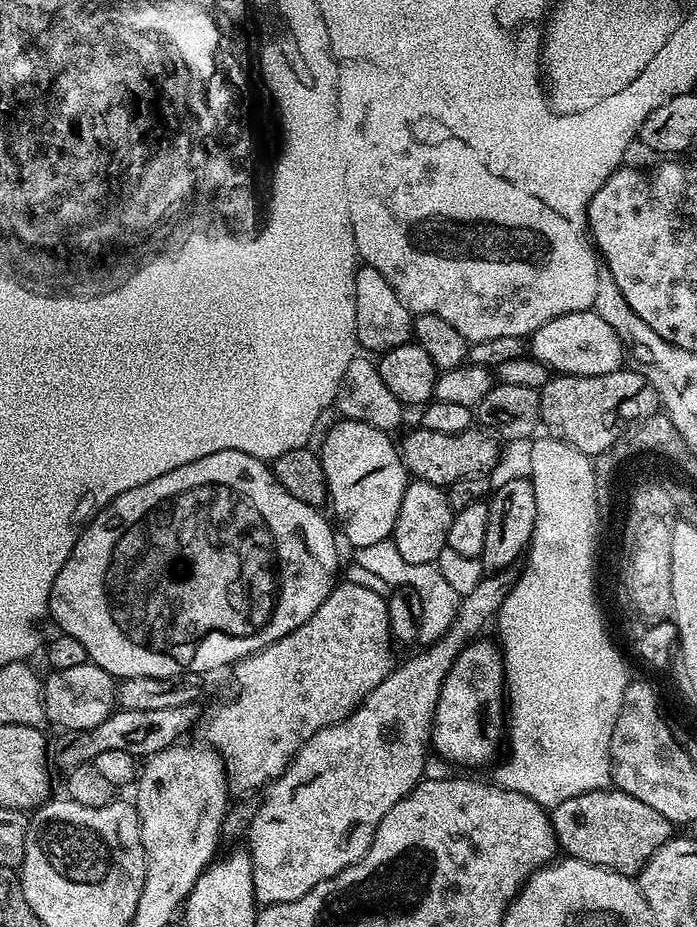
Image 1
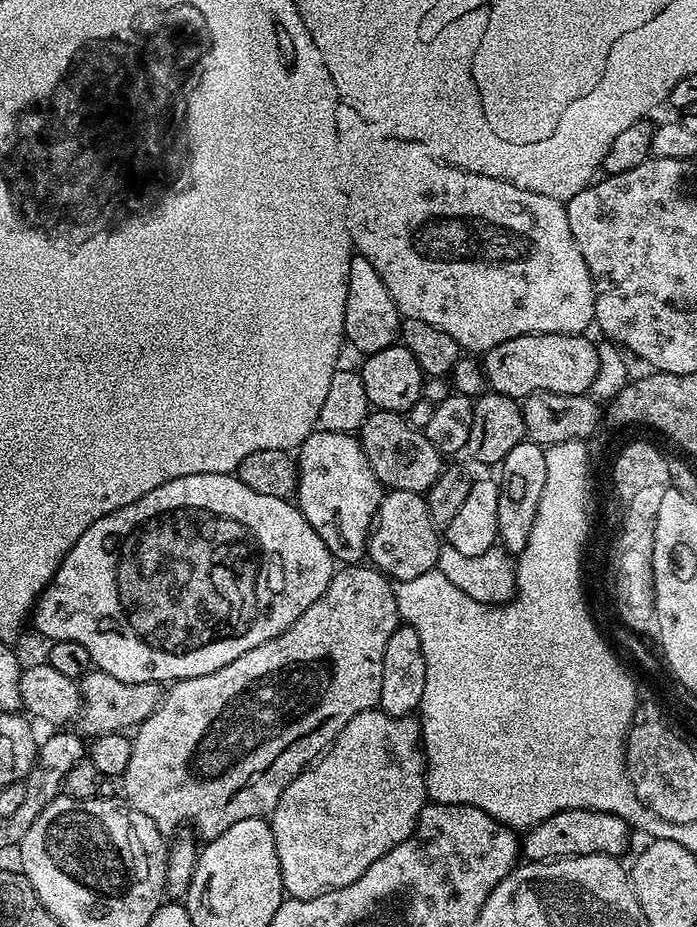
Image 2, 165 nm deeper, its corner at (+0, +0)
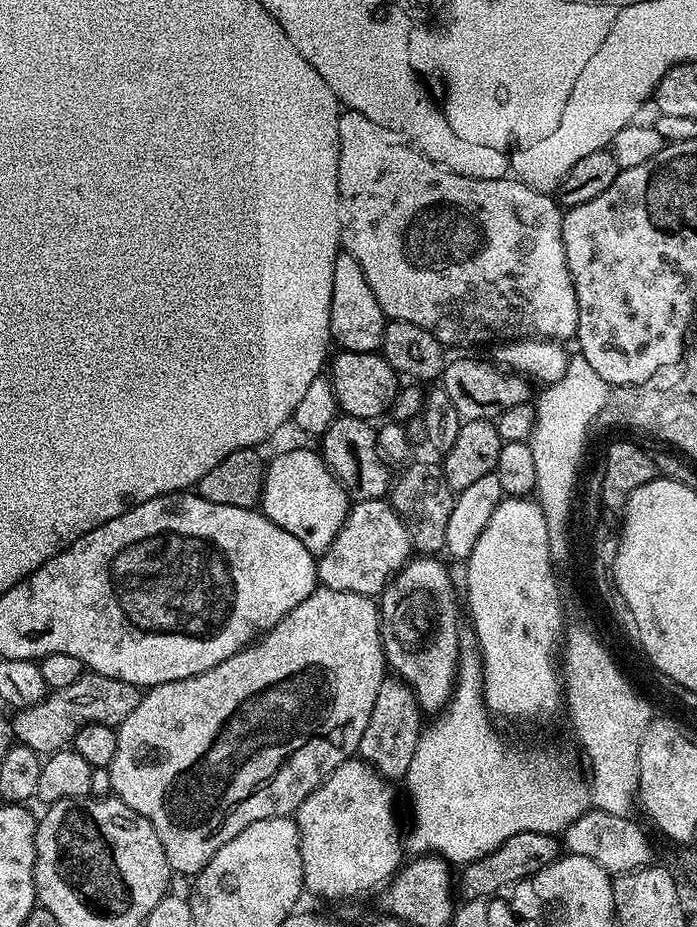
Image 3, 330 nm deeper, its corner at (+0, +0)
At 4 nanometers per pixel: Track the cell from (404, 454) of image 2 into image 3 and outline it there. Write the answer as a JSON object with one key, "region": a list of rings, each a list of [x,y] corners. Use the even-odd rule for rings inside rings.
{"region":[[[337,415],[318,442],[318,451],[328,463],[328,469],[336,475],[353,501],[383,500],[389,495],[394,476],[388,473],[390,464],[379,452],[377,429],[369,421],[357,416]]]}

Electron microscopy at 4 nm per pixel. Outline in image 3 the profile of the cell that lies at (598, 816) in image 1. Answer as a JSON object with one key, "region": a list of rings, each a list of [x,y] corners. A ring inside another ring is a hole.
{"region":[[[514,834],[514,838],[506,838],[498,850],[478,858],[473,864],[463,865],[461,874],[458,876],[458,892],[464,895],[465,901],[477,898],[491,898],[503,893],[505,889],[520,880],[530,878],[530,874],[538,874],[550,862],[560,859],[562,844],[556,836],[550,834]]]}

